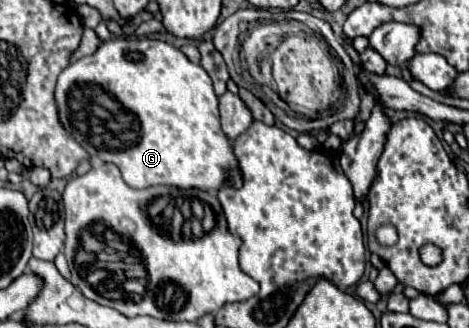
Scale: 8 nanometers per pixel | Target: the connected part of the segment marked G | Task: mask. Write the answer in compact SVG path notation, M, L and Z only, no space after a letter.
M112 38L92 56L72 62L56 82L56 102L68 134L92 156L120 168L126 184L134 188L176 186L182 190L220 190L222 186L240 188L242 172L234 154L232 140L220 126L218 96L210 76L200 64L190 62L176 46L150 38Z

